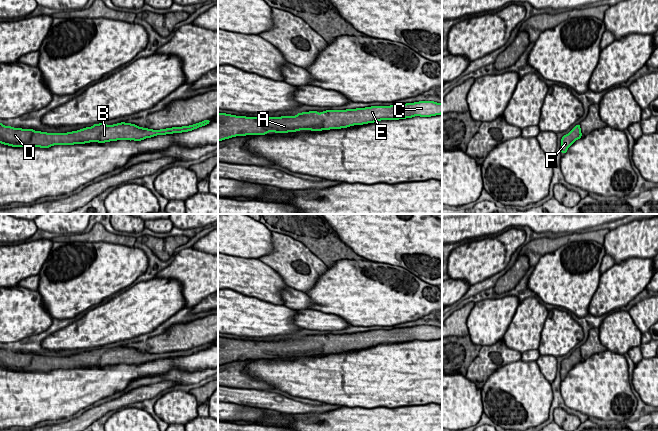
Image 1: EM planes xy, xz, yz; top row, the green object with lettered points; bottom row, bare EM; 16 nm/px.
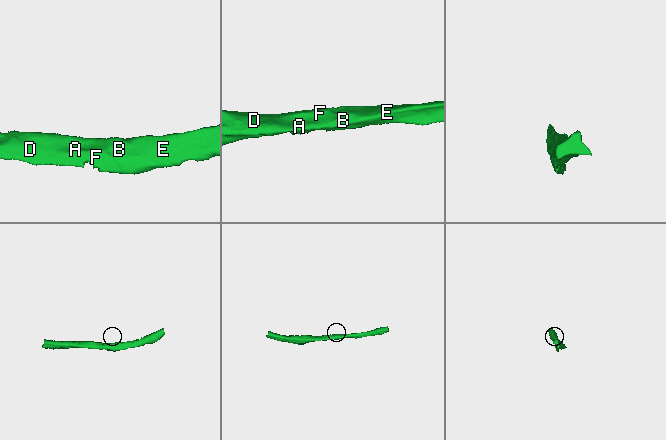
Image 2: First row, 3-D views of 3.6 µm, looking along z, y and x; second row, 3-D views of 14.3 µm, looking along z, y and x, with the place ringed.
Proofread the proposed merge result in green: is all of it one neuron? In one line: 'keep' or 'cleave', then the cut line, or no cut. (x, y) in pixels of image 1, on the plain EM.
keep; cut none

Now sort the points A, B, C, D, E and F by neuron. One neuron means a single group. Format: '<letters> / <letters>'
A B C D E F

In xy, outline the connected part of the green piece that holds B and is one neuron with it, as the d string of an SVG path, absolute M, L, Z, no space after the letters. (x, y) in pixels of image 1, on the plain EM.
M210 343L182 351L153 354L139 351L131 347L107 349L94 348L77 355L67 357L47 357L33 353L14 352L0 347L0 367L12 371L49 372L54 369L74 369L90 366L105 367L117 364L141 365L157 359L192 355L210 347Z

